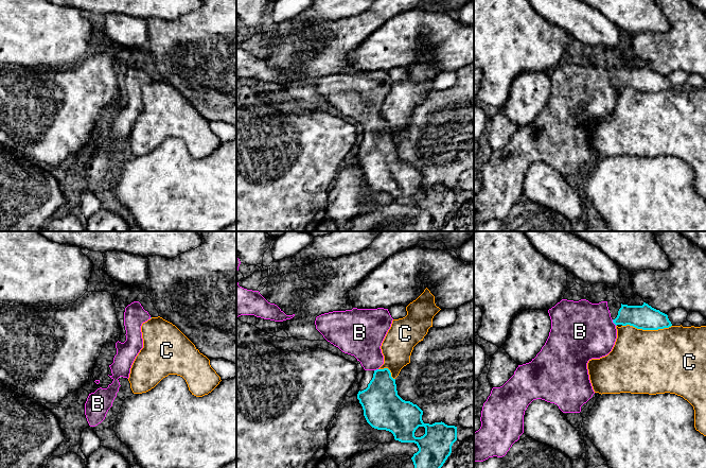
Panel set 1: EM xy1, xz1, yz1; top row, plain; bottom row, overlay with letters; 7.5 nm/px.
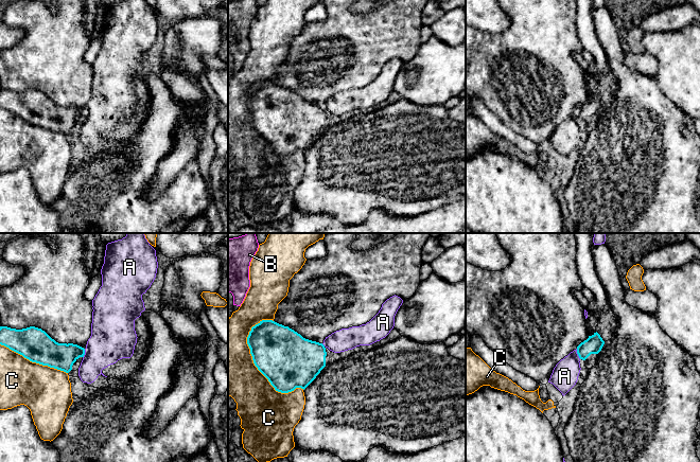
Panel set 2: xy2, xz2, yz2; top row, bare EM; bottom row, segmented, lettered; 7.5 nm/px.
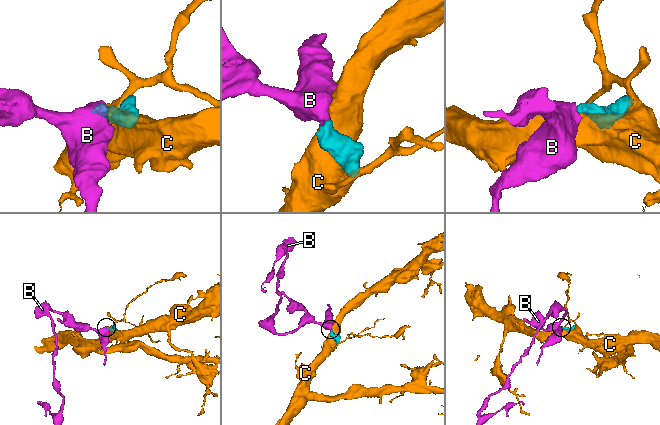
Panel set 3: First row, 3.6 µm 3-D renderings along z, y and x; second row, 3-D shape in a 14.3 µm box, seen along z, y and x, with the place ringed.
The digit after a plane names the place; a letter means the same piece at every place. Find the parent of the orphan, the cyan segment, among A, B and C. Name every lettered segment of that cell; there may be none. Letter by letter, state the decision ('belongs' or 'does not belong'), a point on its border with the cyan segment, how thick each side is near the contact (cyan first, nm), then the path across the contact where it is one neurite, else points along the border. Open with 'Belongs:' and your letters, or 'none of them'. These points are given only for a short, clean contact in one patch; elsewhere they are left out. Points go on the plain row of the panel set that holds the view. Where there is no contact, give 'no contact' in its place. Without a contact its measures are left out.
Belongs: B
A: does not belong | yz2 (577, 116) | 140/200 nm | along yz2 (576, 111), (576, 116), (580, 121)
B: belongs | yz1 (614, 85) | 190/440 nm | across yz1 (646, 80), (623, 80), (614, 85), (599, 92), (582, 92)
C: does not belong | xz2 (258, 131) | 420/400 nm

